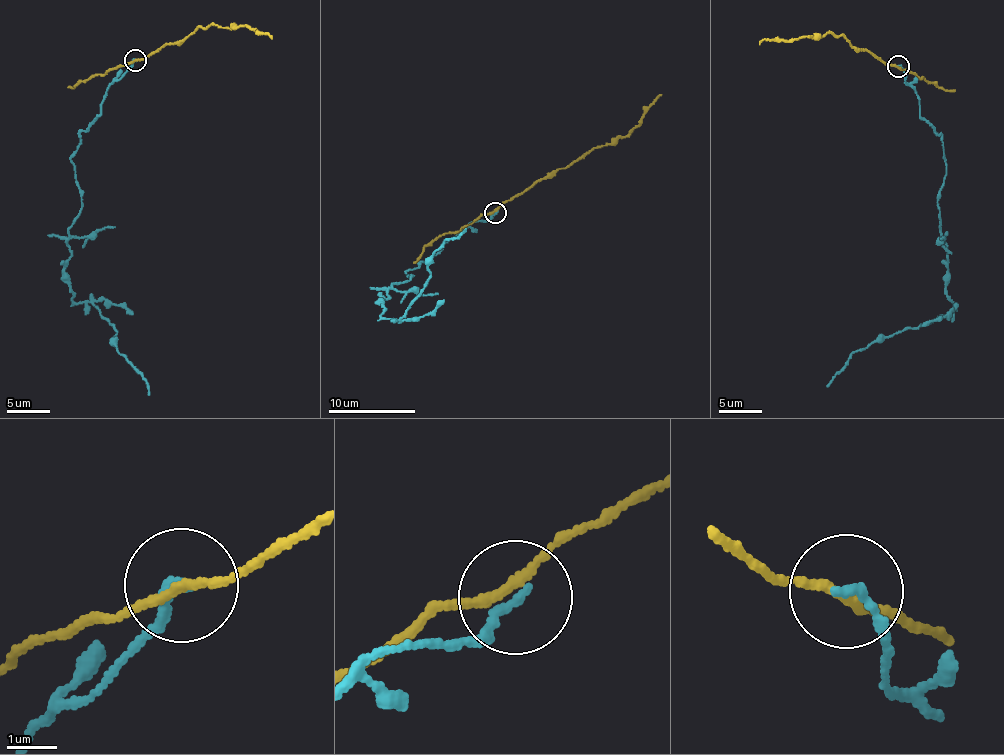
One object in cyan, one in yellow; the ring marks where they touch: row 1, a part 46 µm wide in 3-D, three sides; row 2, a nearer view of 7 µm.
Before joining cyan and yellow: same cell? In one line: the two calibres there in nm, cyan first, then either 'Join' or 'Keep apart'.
Thickness 190 nm (cyan) against 160 nm. Keep apart

